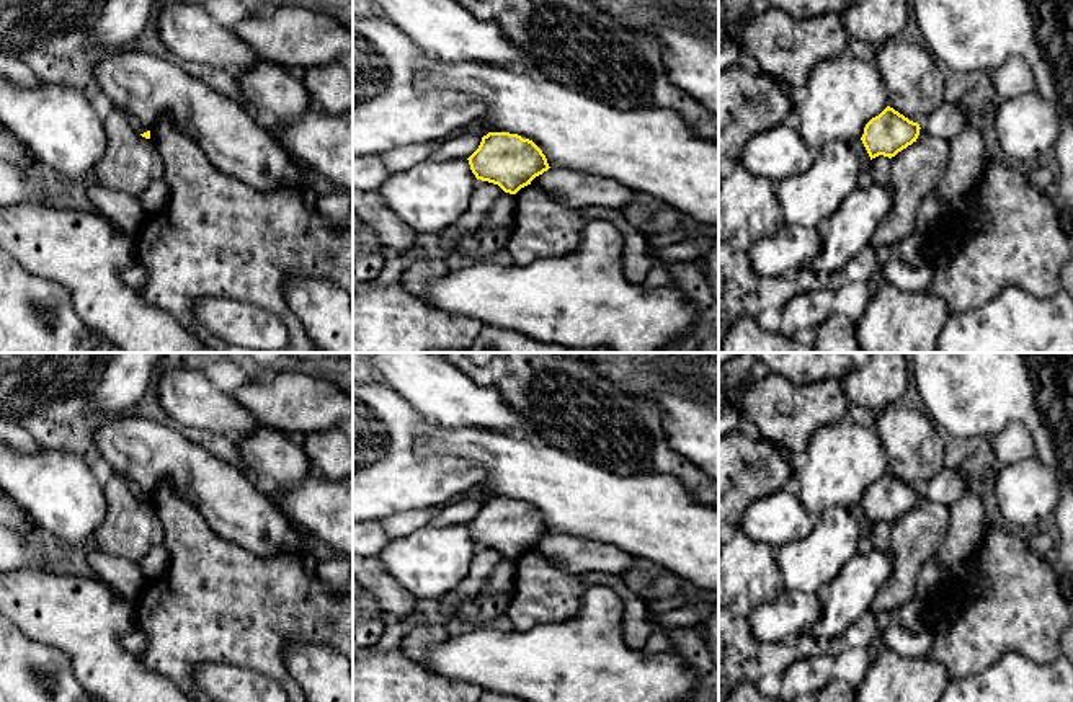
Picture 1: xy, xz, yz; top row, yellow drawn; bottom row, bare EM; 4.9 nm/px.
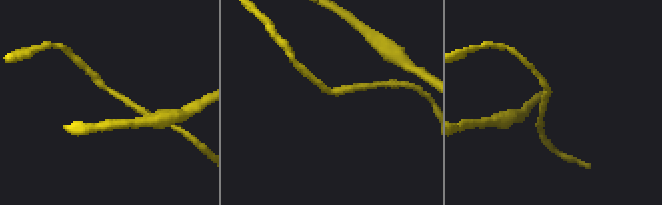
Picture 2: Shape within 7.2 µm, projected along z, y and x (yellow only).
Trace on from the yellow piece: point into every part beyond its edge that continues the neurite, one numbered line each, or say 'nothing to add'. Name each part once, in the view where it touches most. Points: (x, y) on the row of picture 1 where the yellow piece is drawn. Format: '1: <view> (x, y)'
nothing to add

